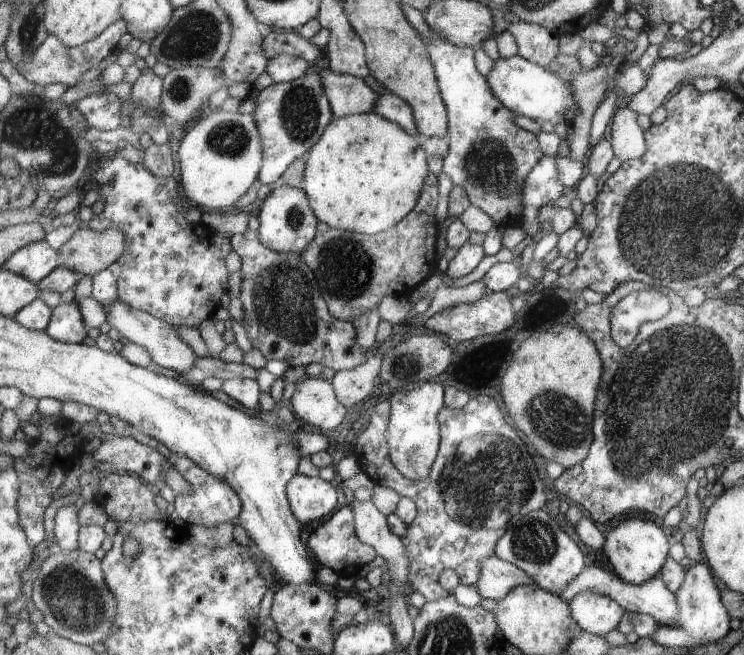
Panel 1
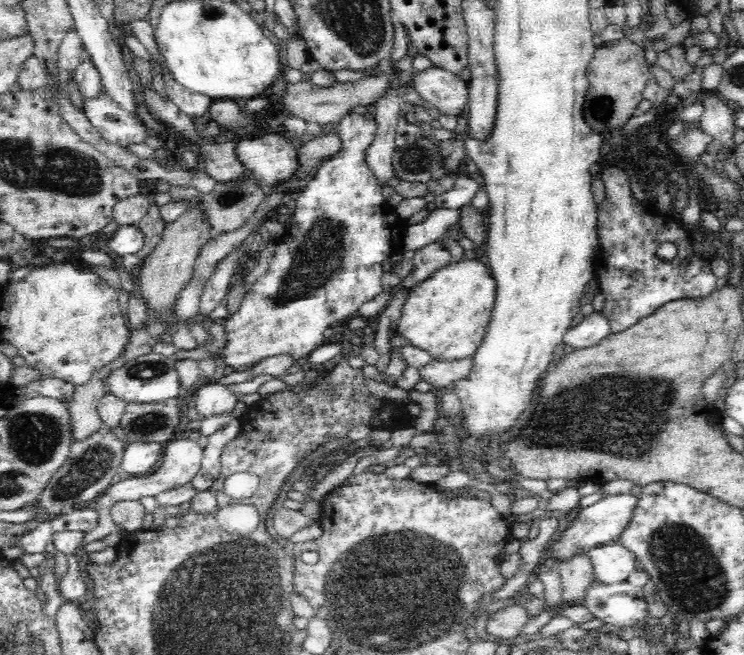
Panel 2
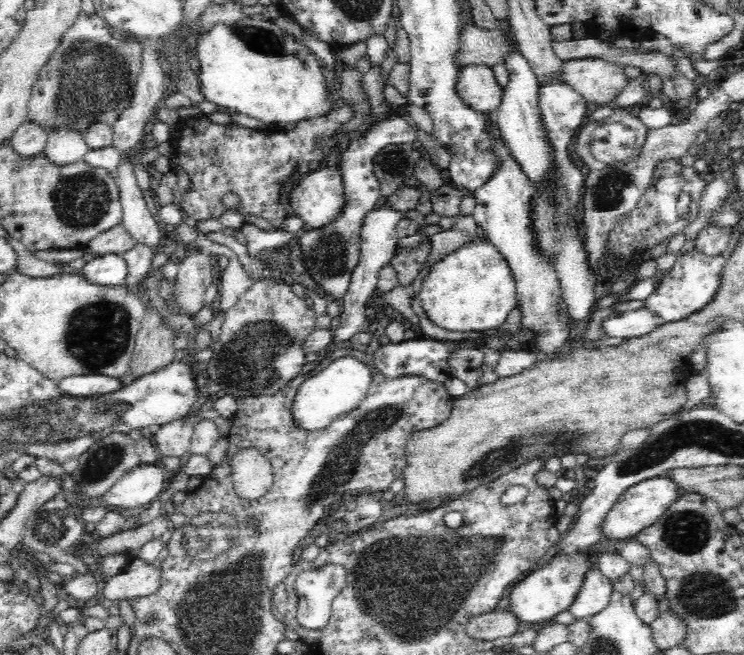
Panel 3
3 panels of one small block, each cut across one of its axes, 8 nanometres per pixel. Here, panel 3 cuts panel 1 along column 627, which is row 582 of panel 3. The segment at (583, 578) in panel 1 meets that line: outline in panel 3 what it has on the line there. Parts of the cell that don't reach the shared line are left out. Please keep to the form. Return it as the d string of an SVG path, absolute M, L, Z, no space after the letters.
M598 570L586 572L585 580L569 611L577 620L593 617L604 610L613 594L612 581L605 578Z

